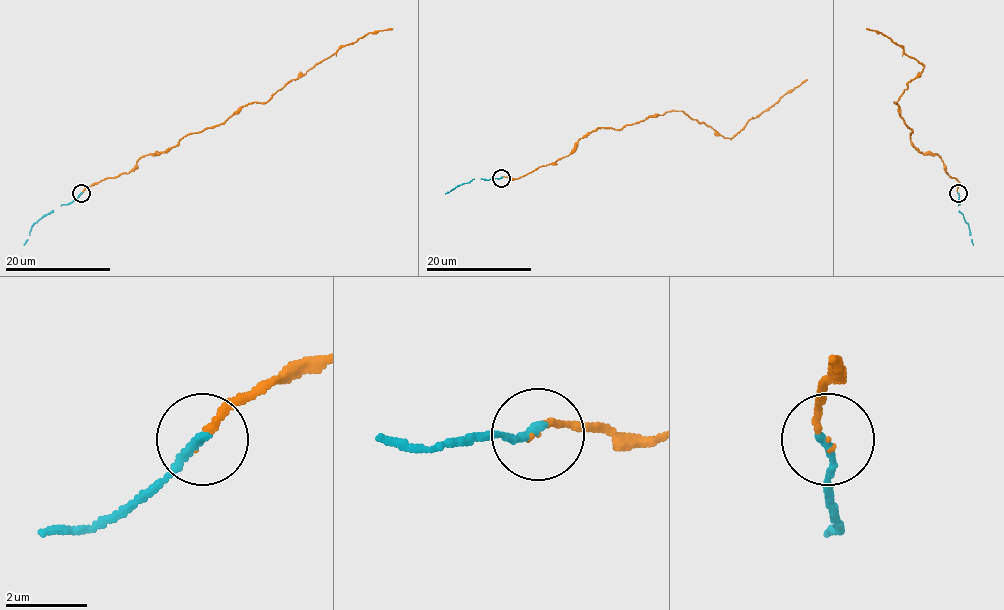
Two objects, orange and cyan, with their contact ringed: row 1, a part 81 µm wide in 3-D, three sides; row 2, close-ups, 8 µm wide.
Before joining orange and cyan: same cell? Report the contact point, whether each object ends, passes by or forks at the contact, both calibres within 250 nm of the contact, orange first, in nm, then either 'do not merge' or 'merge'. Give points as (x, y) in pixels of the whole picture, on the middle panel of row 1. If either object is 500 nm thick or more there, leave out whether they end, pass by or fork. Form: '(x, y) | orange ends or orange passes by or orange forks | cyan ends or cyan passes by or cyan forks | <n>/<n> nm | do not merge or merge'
(501, 178) | orange ends | cyan ends | 120/220 nm | merge

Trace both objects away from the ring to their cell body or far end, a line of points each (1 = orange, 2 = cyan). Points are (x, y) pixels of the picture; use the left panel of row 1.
1: (81, 193), (184, 136), (223, 124), (251, 102), (265, 103), (369, 33), (393, 29)
2: (81, 193), (41, 217), (33, 225), (24, 245)

